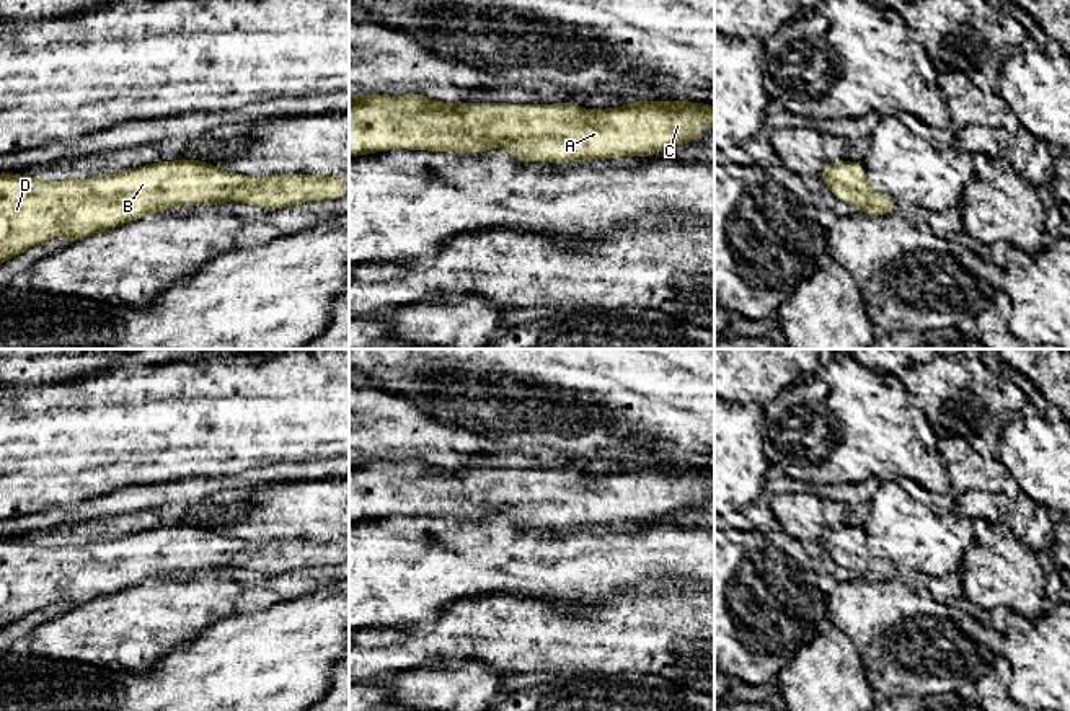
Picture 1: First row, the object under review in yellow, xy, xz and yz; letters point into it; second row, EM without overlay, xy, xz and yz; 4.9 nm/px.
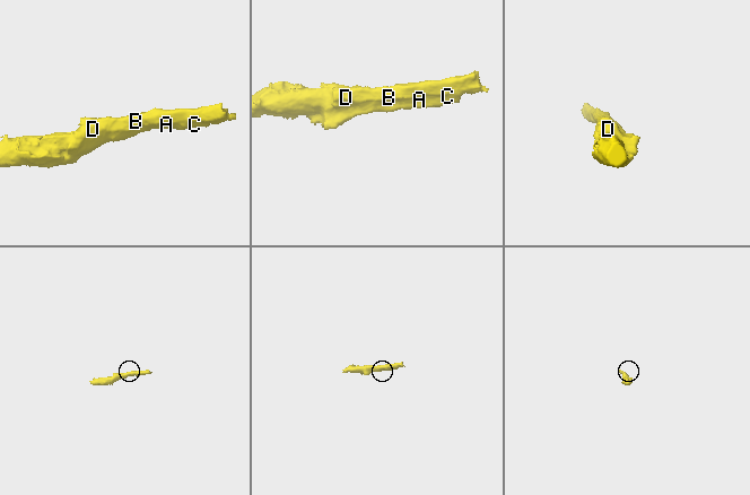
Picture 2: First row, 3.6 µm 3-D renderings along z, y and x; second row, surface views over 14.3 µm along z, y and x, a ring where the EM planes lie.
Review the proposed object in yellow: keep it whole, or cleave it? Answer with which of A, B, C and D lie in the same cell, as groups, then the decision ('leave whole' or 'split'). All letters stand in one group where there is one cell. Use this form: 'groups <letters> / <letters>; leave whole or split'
groups A B C D; leave whole

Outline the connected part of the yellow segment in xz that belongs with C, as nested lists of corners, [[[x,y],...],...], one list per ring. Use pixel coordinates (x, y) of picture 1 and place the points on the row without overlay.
[[[374,458],[349,465],[349,522],[359,522],[393,514],[457,517],[481,520],[491,512],[504,512],[517,527],[587,527],[618,523],[625,520],[651,522],[679,509],[698,507],[696,496],[710,496],[714,471],[695,466],[646,466],[634,465],[623,473],[590,476],[571,466],[559,470],[466,468],[449,470],[429,465],[421,458],[387,461]]]

